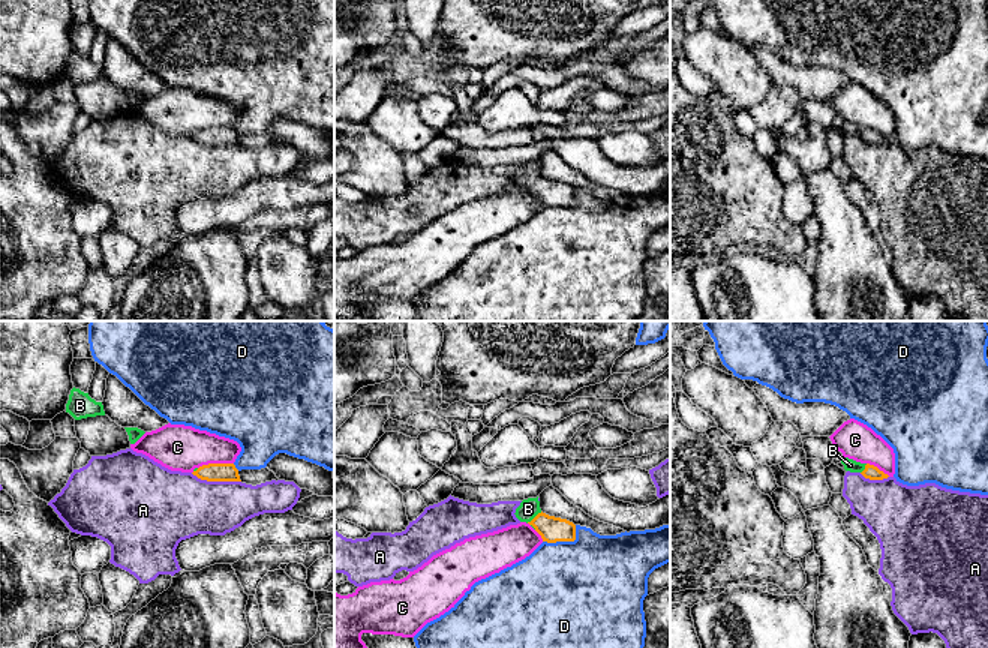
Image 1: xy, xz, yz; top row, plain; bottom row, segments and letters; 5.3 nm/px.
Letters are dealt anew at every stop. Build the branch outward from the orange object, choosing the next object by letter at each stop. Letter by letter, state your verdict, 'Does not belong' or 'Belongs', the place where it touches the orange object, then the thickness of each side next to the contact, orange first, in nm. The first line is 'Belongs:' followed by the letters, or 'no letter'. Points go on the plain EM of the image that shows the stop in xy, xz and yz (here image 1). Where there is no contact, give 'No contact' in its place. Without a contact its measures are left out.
Belongs: B
A: Does not belong. Touches orange at xy (216, 144). Thickness 100 nm (orange) against 360 nm
B: Belongs. Touches orange at xz (535, 180). Thickness 140 nm (orange) against 110 nm
C: Does not belong. Touches orange at xy (215, 128). Thickness 100 nm (orange) against 260 nm
D: Does not belong. Touches orange at xz (565, 204). Thickness 140 nm (orange) against 500 nm

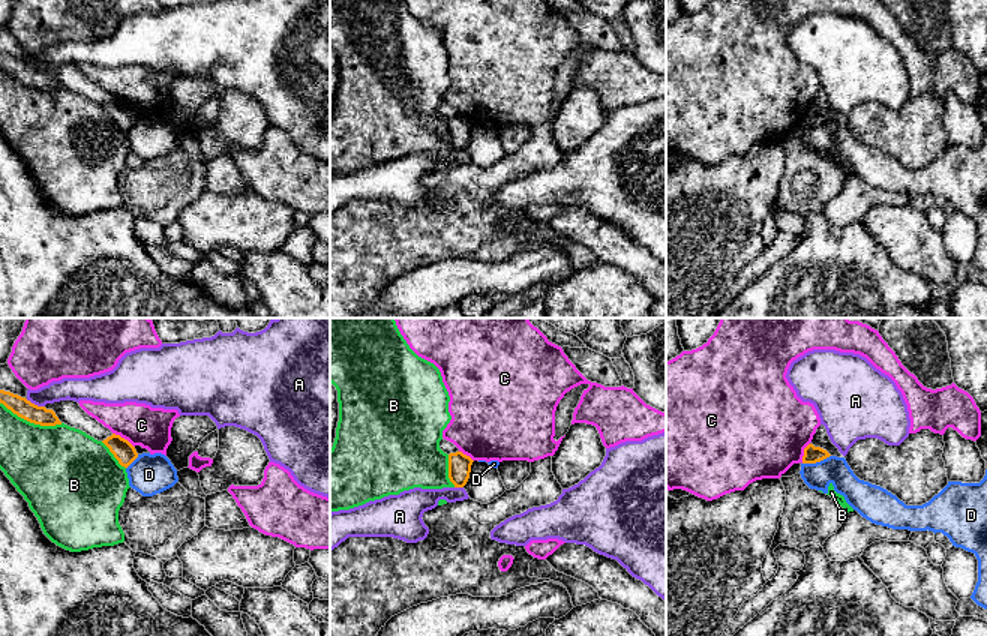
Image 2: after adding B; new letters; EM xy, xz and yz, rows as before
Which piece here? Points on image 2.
Belongs: no letter
A: Does not belong. Touches orange at xy (33, 68). Thickness 100 nm (orange) against 130 nm
B: Does not belong. Touches orange at xy (32, 86). Thickness 100 nm (orange) against 420 nm
C: Does not belong. Touches orange at xy (123, 102). Thickness 110 nm (orange) against 220 nm
D: Does not belong. Touches orange at yz (816, 125). Thickness 90 nm (orange) against 150 nm

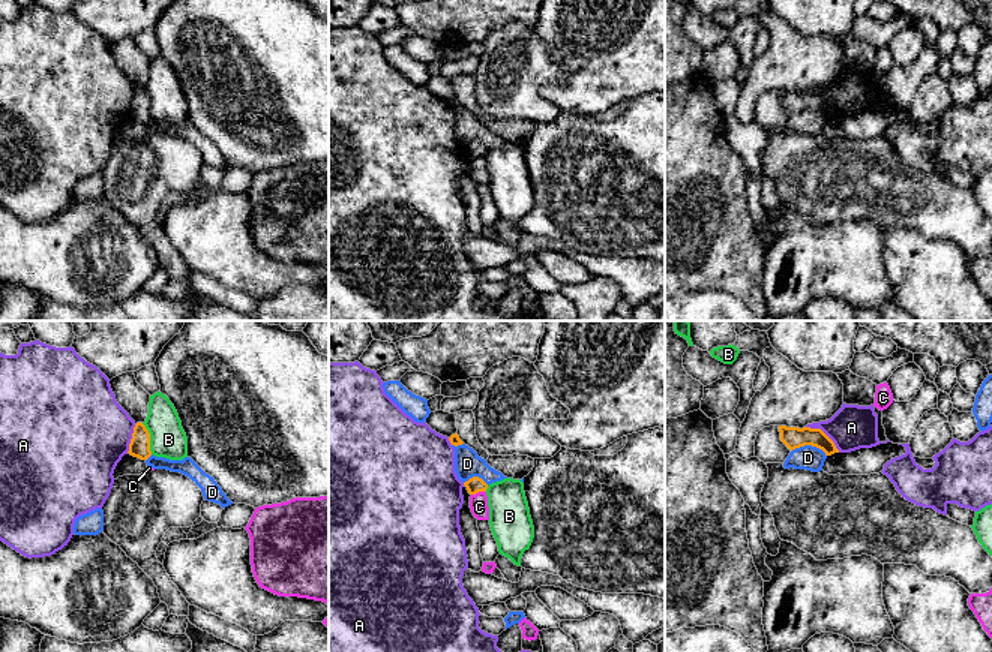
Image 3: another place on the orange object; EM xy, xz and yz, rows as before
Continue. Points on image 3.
Belongs: no letter
A: Does not belong. Touches orange at yz (824, 98). Thickness 110 nm (orange) against 240 nm
B: Does not belong. Touches orange at xy (149, 102). Thickness 110 nm (orange) against 190 nm
C: Does not belong. Touches orange at xz (477, 156). Thickness 90 nm (orange) against 100 nm
D: Does not belong. Touches orange at yz (809, 108). Thickness 110 nm (orange) against 130 nm

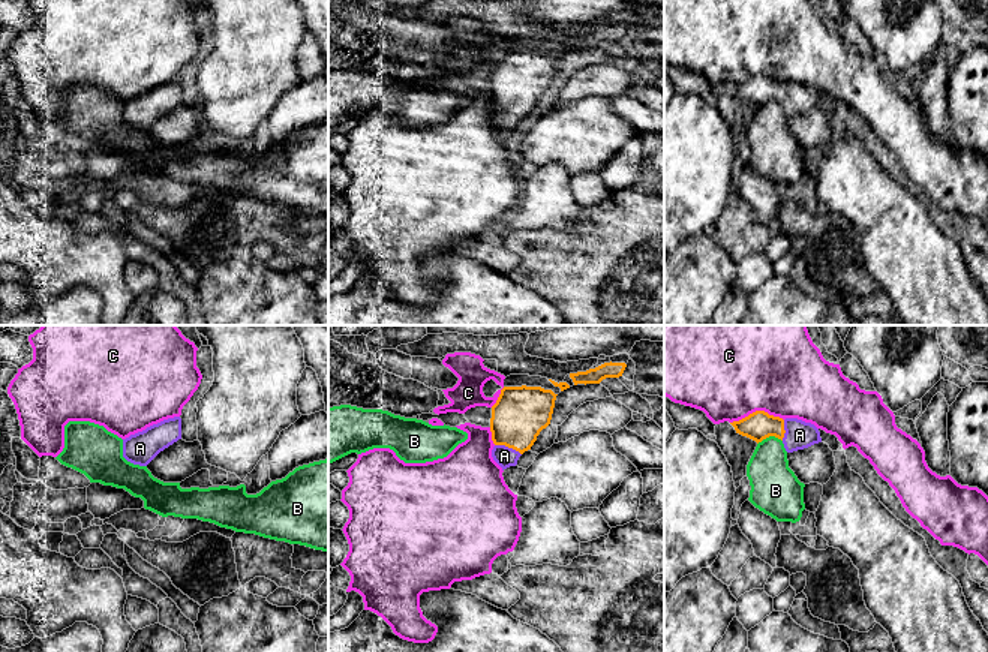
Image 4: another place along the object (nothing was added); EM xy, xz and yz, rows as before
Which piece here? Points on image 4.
Belongs: A
A: Belongs. Touches orange at xz (508, 111). Thickness 280 nm (orange) against 110 nm
B: Does not belong. Touches orange at yz (769, 99). Thickness 160 nm (orange) against 240 nm
C: Does not belong. Touches orange at yz (756, 75). Thickness 160 nm (orange) against 440 nm

